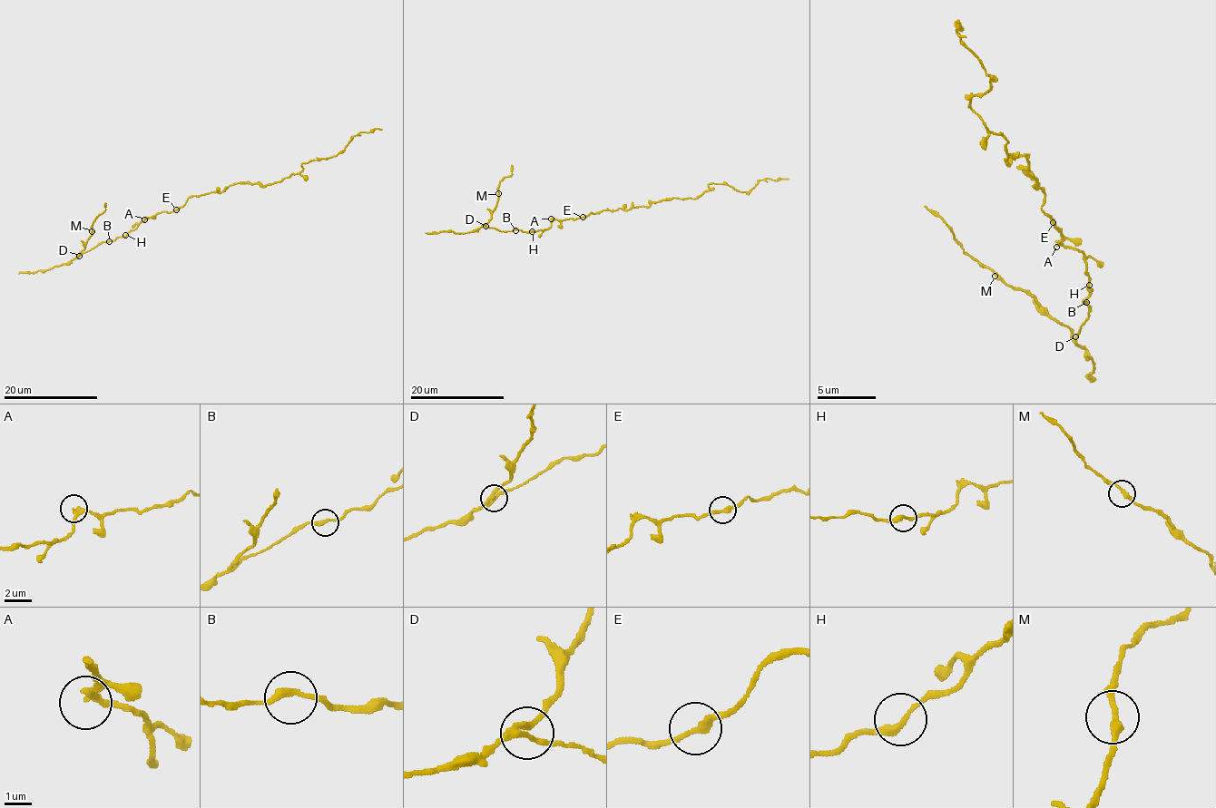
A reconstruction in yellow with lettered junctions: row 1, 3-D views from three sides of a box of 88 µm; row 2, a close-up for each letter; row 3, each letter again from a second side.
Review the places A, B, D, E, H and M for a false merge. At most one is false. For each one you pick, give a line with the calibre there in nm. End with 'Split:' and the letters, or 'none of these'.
E: 260 nm
Split: E

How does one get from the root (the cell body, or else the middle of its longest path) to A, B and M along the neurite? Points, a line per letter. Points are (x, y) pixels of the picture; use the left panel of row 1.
A: (194, 196), (171, 212), (159, 212), (144, 219)
B: (194, 196), (182, 206), (148, 217), (133, 229), (109, 241)
M: (194, 196), (182, 206), (148, 217), (124, 236), (101, 241), (81, 253), (92, 231)

